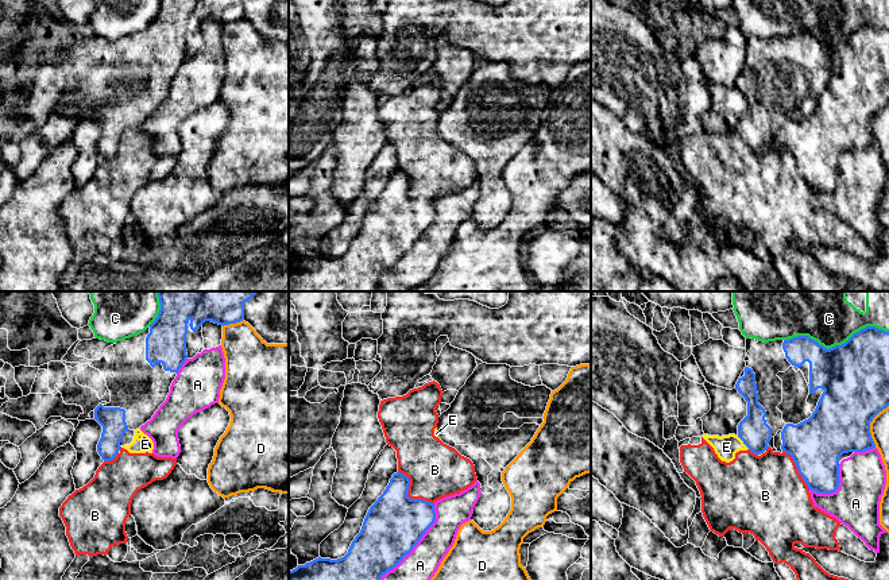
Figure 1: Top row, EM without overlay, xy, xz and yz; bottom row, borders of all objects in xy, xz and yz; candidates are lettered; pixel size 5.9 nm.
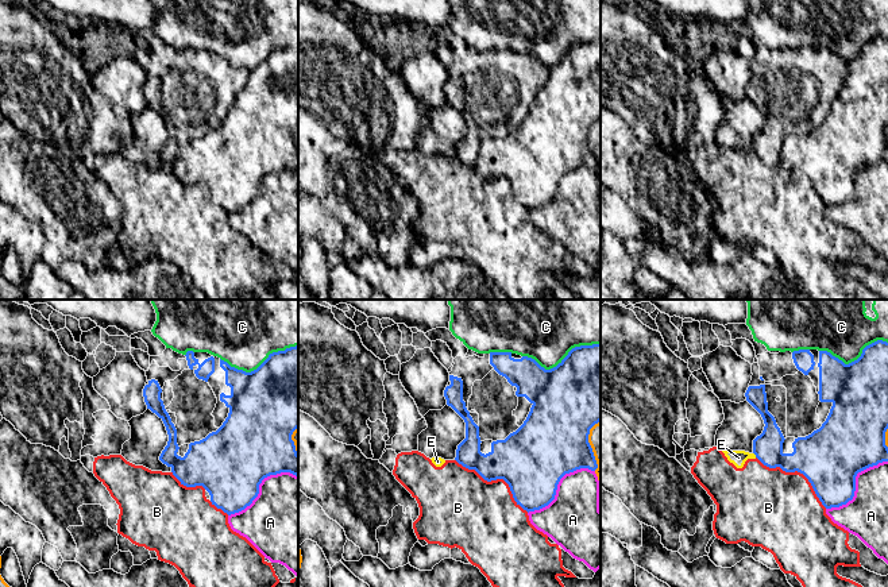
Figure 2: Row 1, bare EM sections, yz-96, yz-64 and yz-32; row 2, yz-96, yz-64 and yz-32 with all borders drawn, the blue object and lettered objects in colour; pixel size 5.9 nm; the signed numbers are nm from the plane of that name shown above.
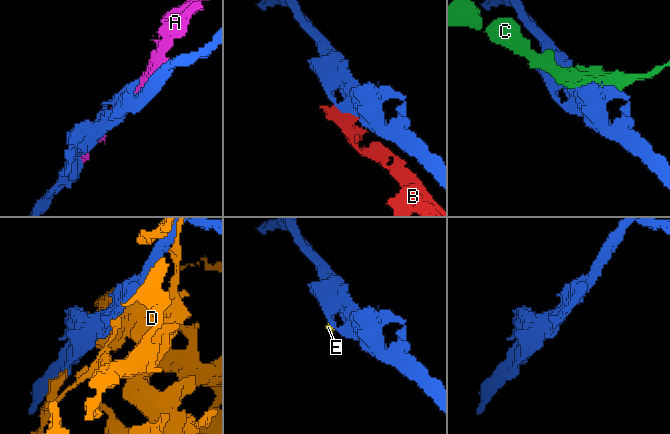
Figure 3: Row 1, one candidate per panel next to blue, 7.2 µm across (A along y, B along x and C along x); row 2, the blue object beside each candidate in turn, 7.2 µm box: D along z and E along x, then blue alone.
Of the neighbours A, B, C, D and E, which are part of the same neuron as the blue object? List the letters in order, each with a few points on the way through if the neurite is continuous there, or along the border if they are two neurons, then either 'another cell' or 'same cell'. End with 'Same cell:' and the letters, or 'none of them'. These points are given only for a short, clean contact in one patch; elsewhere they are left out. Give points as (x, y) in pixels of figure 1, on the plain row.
A: another cell
B: another cell
C: another cell
D: another cell
E: another cell
Same cell: none of them

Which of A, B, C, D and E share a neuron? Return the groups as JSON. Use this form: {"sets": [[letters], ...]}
{"sets": [["A"], ["B", "E"], ["C"], ["D"]]}

